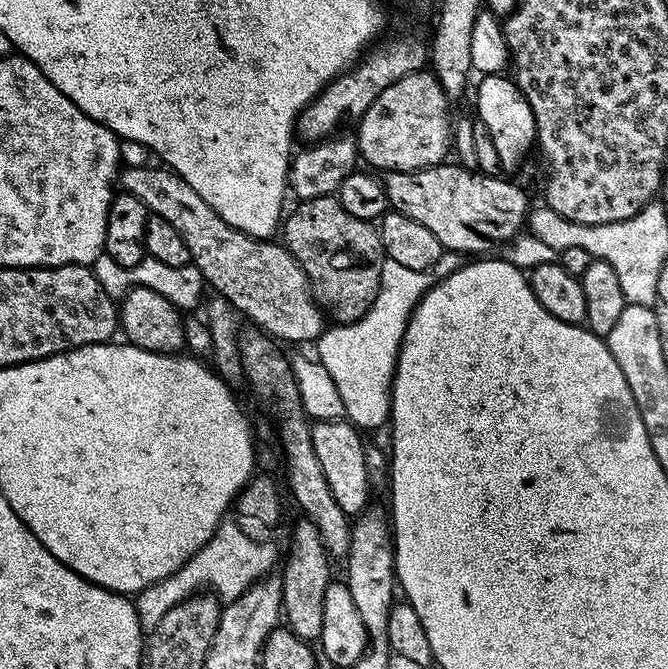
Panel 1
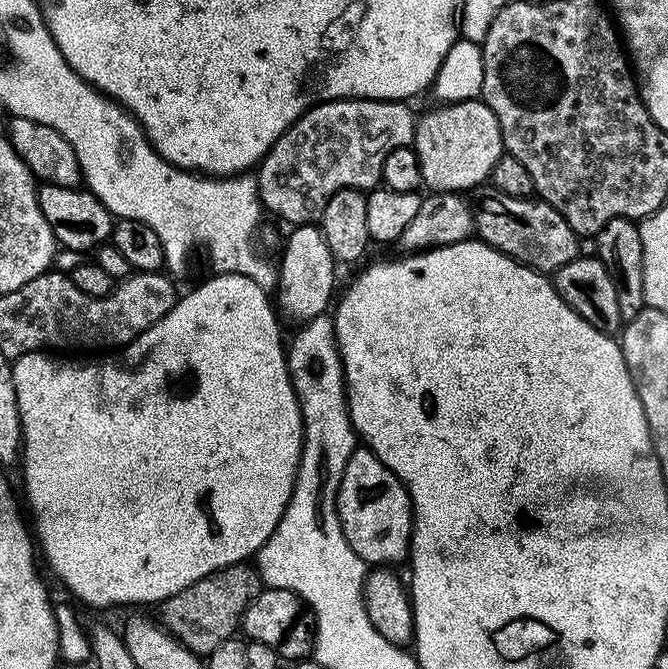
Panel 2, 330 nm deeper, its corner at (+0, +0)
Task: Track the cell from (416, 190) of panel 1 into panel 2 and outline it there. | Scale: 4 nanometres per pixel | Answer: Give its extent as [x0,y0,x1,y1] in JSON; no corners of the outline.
[474,195,578,274]

